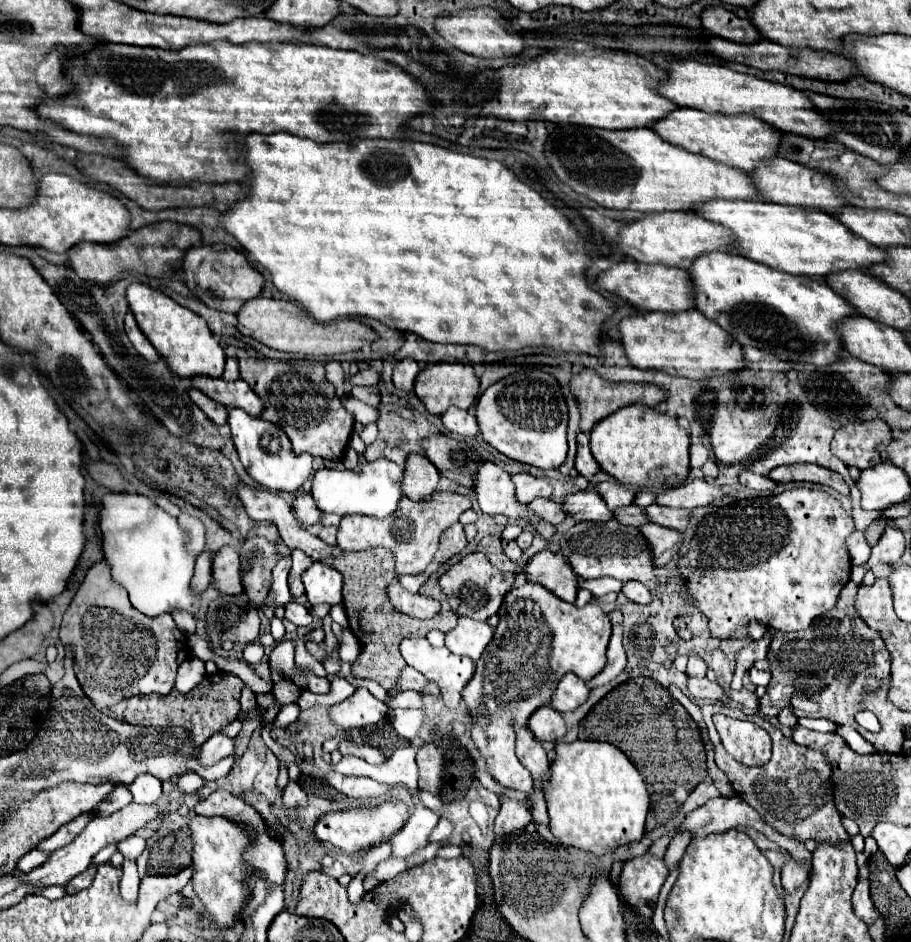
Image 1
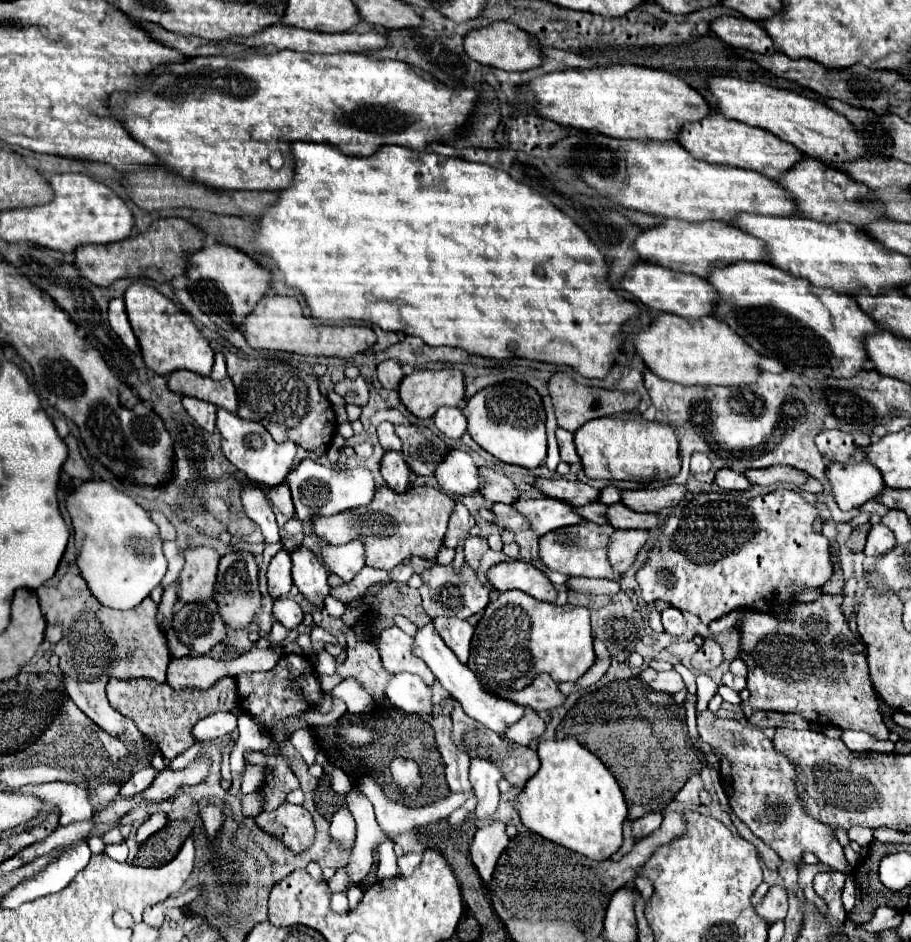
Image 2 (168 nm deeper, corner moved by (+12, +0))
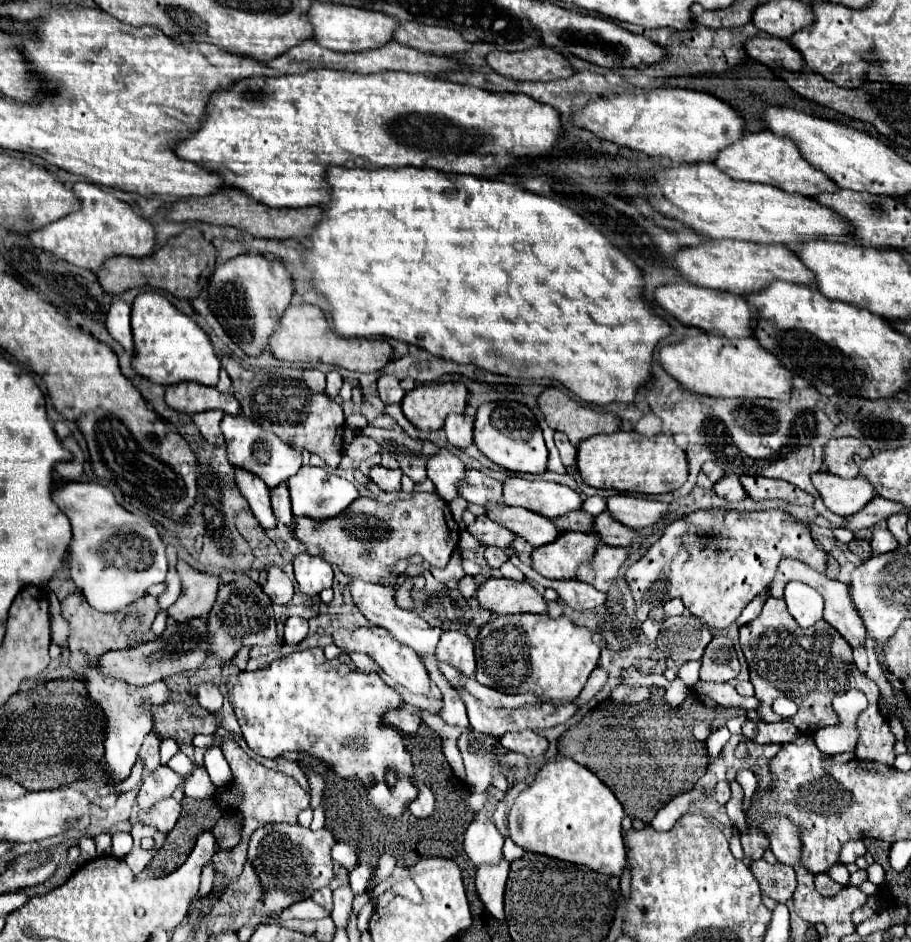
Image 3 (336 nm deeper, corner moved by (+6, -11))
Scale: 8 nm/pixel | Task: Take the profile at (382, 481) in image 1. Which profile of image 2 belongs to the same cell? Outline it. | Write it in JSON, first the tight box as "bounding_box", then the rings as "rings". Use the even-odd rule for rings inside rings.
{"bounding_box":[287,458,375,520],"rings":[[[309,458],[301,460],[301,464],[287,474],[287,486],[291,488],[295,516],[299,520],[311,520],[313,516],[333,516],[349,508],[365,506],[371,502],[375,494],[375,482],[367,468],[359,466],[353,470],[335,470],[321,466]]]}

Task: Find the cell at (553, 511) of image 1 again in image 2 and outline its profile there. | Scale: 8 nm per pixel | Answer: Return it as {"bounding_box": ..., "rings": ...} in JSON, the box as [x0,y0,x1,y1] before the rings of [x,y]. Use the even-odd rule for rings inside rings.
{"bounding_box":[491,504,529,532],"rings":[[[493,504],[491,512],[495,514],[495,524],[499,528],[505,528],[509,532],[529,530],[529,522],[525,520],[525,516],[521,516],[511,504]]]}

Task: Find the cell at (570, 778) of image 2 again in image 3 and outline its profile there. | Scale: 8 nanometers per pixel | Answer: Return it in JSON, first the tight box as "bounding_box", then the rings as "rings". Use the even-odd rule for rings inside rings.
{"bounding_box":[509,759,625,875],"rings":[[[573,759],[551,761],[541,767],[535,781],[515,799],[509,813],[509,833],[511,839],[527,851],[543,853],[561,861],[571,861],[585,865],[603,875],[621,875],[625,869],[625,845],[621,835],[621,821],[625,811],[611,789],[587,767],[579,765]]]}

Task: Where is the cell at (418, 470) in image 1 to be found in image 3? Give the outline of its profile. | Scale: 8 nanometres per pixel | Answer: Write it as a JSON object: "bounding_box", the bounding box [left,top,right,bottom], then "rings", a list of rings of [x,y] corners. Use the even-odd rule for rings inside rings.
{"bounding_box":[369,465,403,491],"rings":[[[381,465],[377,467],[371,467],[369,471],[369,477],[383,489],[383,491],[401,491],[401,477],[403,473],[399,469],[385,469]]]}

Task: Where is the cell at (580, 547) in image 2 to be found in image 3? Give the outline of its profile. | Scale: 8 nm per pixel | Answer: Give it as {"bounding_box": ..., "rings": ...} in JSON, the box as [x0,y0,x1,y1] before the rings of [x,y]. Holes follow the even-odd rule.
{"bounding_box":[533,531,599,579],"rings":[[[565,531],[557,543],[533,551],[533,567],[547,579],[575,579],[581,565],[591,565],[599,543],[597,533]]]}

